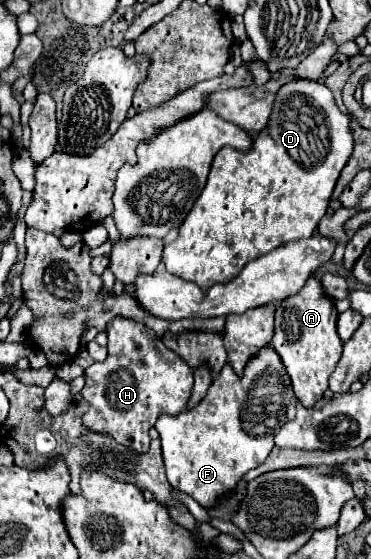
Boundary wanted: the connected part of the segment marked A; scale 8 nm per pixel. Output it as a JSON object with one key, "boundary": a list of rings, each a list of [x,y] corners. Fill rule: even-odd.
{"boundary":[[[316,276],[308,278],[308,284],[296,294],[282,300],[276,308],[276,332],[272,336],[272,348],[280,354],[290,378],[296,398],[304,406],[314,406],[328,388],[328,378],[334,372],[342,356],[342,340],[336,332],[338,310],[334,300],[324,296],[320,280]]]}

